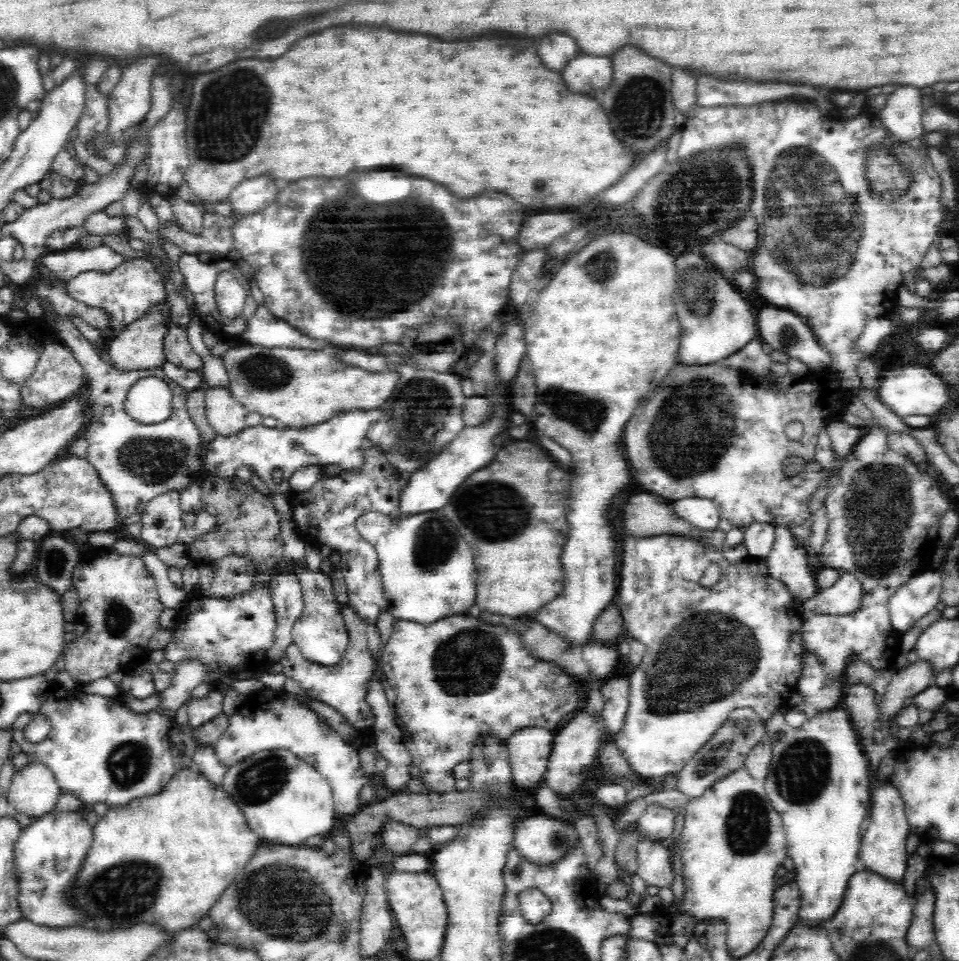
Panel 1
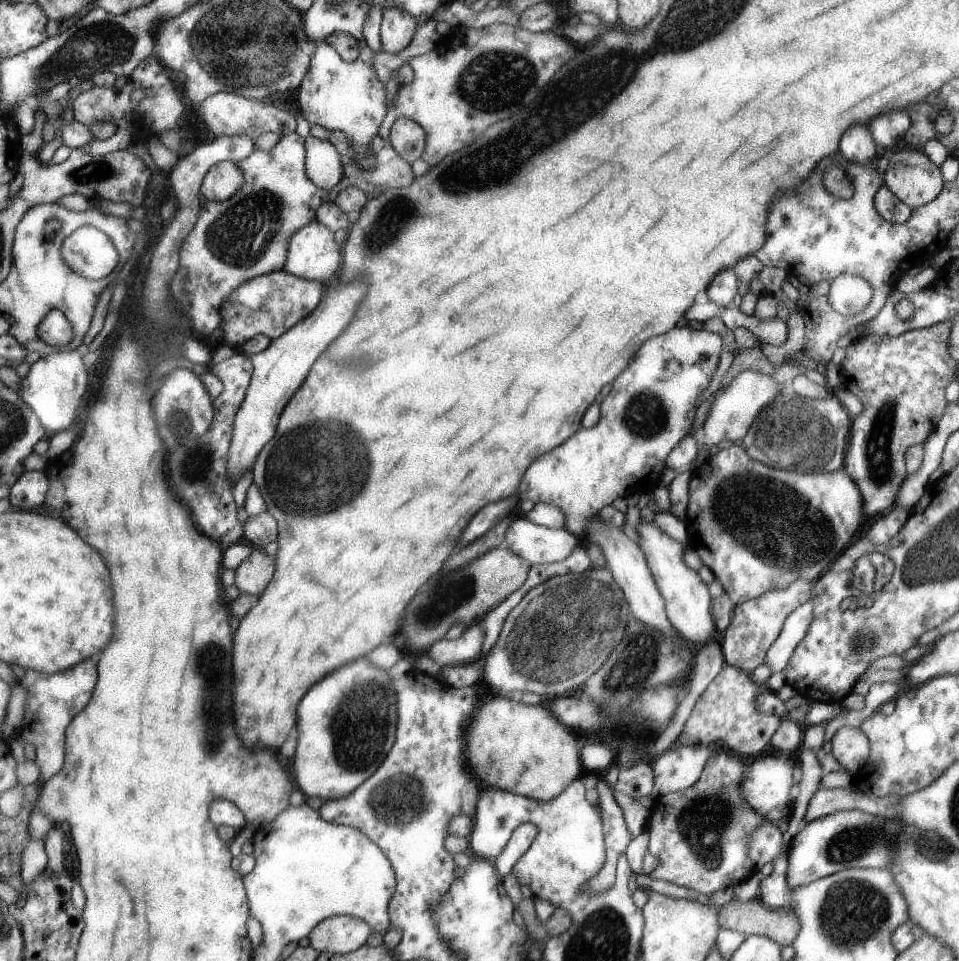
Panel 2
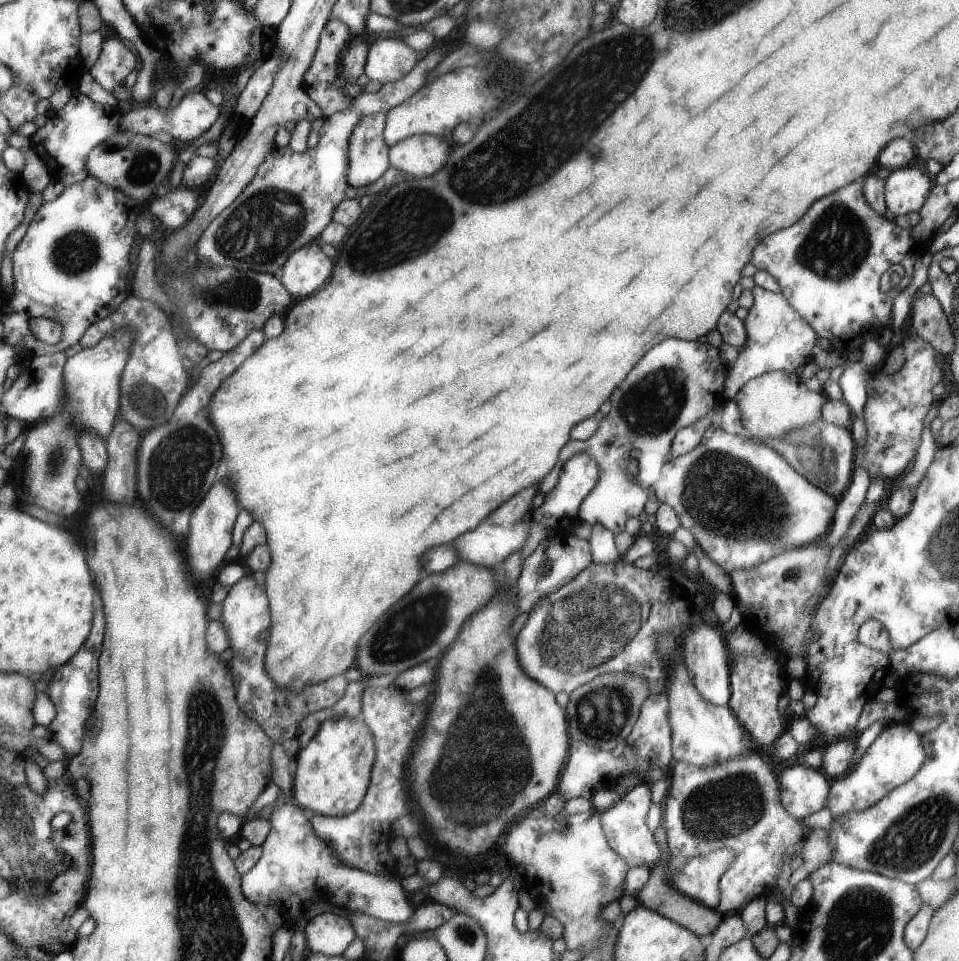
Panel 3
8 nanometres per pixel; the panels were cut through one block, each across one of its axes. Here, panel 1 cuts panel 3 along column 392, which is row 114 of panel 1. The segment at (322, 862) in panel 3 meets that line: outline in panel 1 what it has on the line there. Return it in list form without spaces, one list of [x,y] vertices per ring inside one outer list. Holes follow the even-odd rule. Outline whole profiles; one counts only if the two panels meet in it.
[[[900,86],[900,88],[896,88],[892,94],[890,94],[890,98],[888,98],[888,102],[886,102],[886,106],[878,112],[878,116],[880,116],[880,122],[885,130],[885,136],[888,136],[888,148],[885,144],[872,144],[872,146],[868,146],[866,150],[863,150],[863,158],[864,152],[868,154],[866,158],[868,158],[868,166],[866,166],[866,176],[868,176],[868,182],[870,182],[870,186],[878,192],[878,194],[884,194],[888,200],[892,198],[892,194],[894,196],[898,196],[898,198],[902,198],[904,194],[908,194],[908,190],[912,184],[914,184],[914,180],[916,180],[916,171],[914,169],[910,169],[906,163],[902,163],[898,157],[896,157],[896,153],[894,153],[895,147],[906,147],[906,149],[912,149],[912,151],[917,152],[917,154],[925,154],[926,143],[924,140],[924,127],[922,127],[922,112],[924,112],[924,106],[922,106],[922,100],[920,100],[920,90],[918,88],[914,88],[914,86]]]

